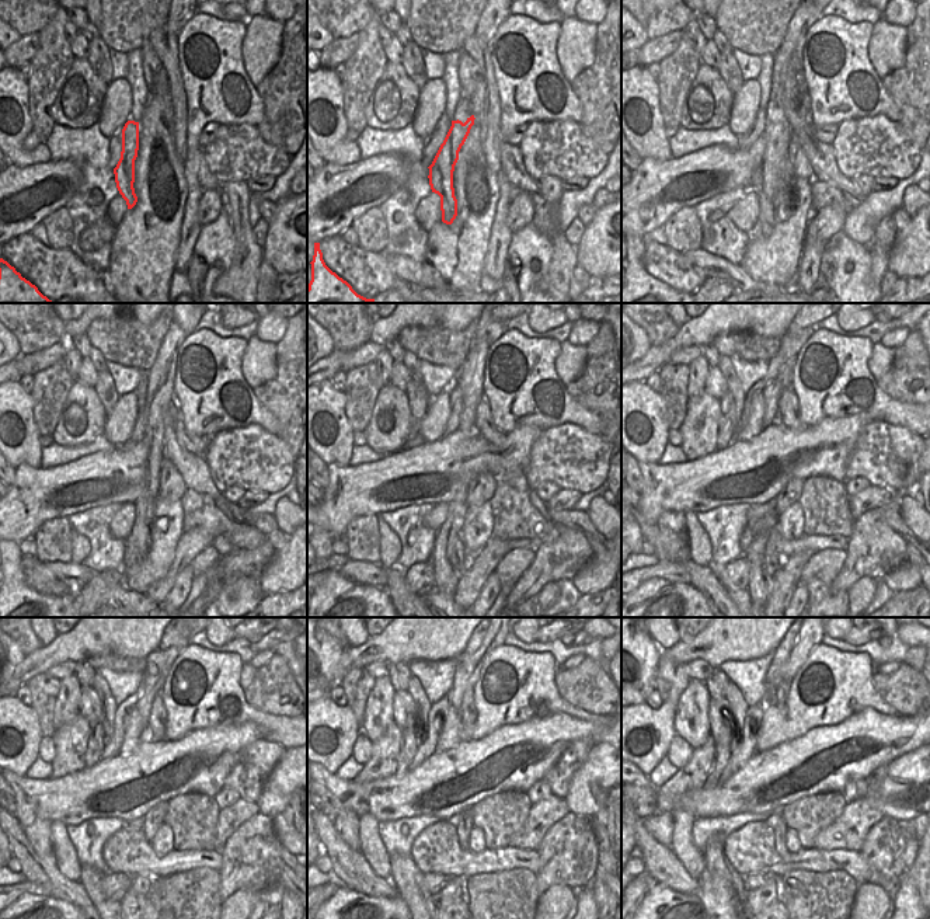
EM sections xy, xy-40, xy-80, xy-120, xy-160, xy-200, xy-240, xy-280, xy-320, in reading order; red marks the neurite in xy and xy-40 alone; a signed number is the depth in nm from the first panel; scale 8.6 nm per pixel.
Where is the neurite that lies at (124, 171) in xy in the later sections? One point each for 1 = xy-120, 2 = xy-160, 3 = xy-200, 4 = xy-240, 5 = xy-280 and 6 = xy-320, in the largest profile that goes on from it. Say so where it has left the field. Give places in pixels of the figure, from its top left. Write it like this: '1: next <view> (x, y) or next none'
1: next xy-120 (139, 536)
2: next xy-160 (449, 532)
3: next xy-200 (772, 560)
4: next xy-240 (140, 884)
5: next xy-280 (455, 888)
6: next xy-320 (758, 900)

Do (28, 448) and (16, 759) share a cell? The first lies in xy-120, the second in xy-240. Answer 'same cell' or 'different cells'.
same cell

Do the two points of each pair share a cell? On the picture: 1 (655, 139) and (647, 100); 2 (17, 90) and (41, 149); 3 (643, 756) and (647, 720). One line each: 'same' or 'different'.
1: same
2: same
3: same

